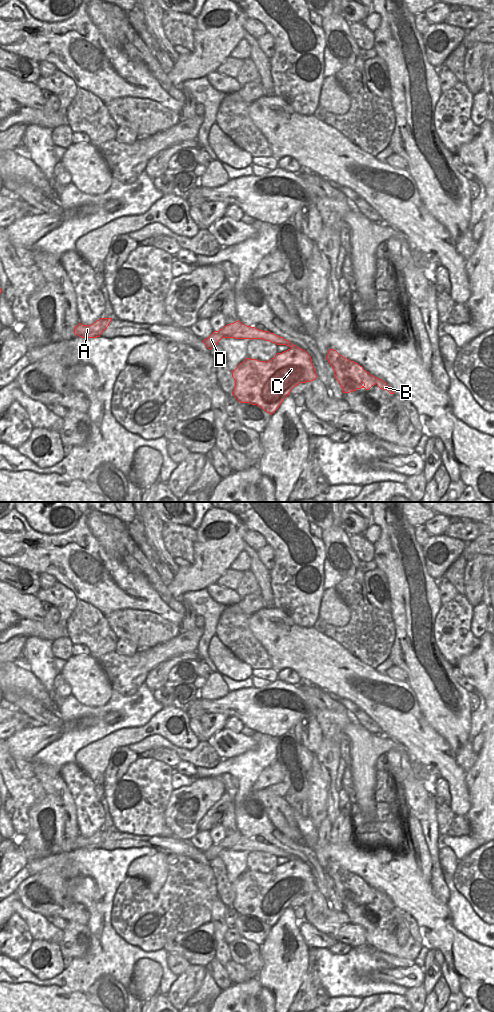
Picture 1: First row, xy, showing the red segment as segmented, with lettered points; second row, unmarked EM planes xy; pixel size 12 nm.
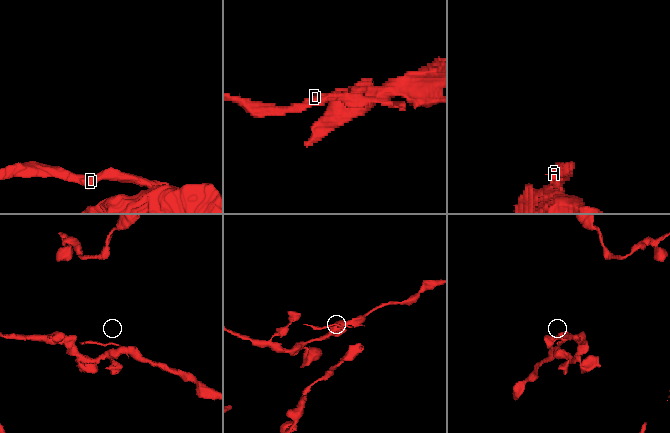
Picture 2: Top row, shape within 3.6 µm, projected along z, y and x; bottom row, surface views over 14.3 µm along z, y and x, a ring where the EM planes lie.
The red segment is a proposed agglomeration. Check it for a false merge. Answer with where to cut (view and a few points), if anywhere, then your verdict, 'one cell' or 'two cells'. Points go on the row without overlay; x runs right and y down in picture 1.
cut xy (295, 857), (291, 859); two cells

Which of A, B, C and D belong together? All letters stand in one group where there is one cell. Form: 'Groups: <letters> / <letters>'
Groups: A D / B C

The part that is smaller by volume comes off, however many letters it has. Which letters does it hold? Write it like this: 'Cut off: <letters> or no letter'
Cut off: A, D

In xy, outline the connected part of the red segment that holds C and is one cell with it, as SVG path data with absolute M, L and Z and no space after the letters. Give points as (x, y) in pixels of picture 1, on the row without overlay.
M297 858L291 859L282 865L277 865L274 870L267 874L246 870L231 884L235 892L232 907L239 914L257 917L271 927L290 907L295 898L300 895L311 894L318 889L311 868Z

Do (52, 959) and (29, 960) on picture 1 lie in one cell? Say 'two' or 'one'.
one

